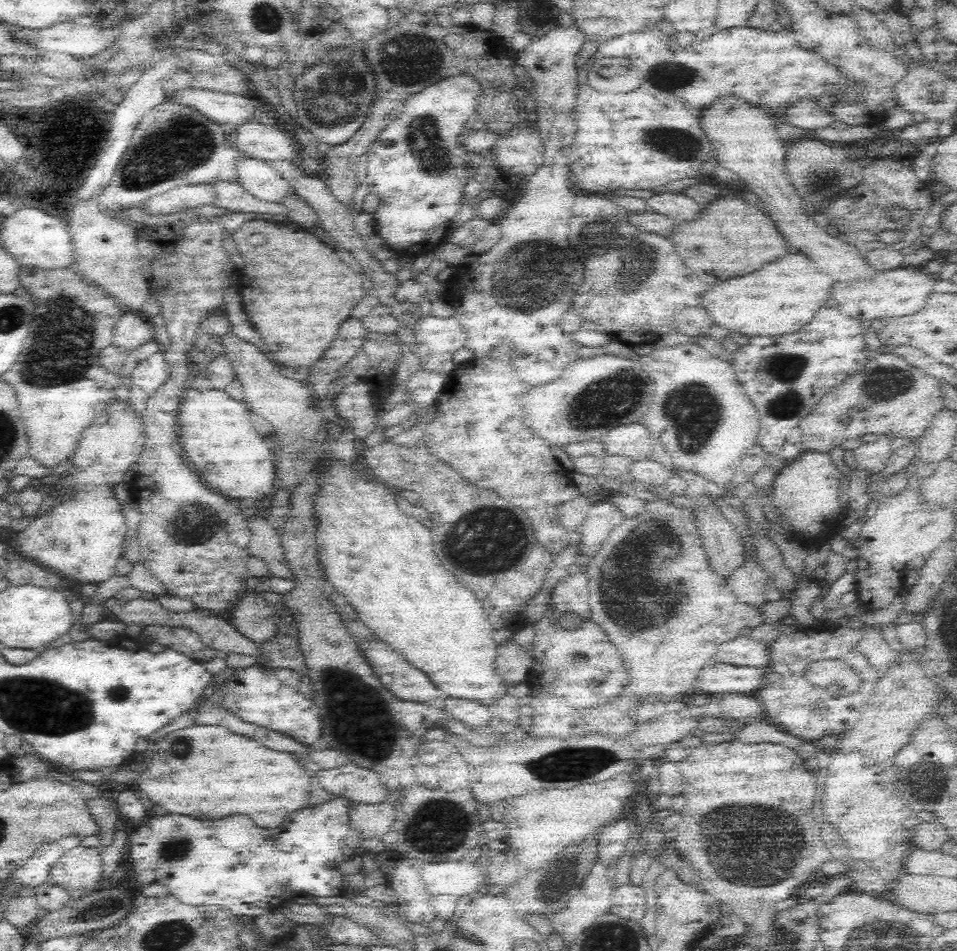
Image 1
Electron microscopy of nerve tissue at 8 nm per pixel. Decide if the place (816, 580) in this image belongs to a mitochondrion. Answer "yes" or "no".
no

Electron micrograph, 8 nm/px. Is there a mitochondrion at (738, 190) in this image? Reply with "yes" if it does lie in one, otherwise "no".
no

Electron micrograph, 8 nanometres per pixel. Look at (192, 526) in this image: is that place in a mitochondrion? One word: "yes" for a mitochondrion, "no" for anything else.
yes

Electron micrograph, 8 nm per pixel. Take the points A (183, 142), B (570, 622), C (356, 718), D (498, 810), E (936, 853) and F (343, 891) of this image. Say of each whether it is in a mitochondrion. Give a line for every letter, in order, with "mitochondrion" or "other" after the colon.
A: mitochondrion
B: mitochondrion
C: mitochondrion
D: other
E: other
F: other

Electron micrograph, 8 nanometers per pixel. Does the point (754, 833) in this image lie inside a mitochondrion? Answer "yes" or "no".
yes

